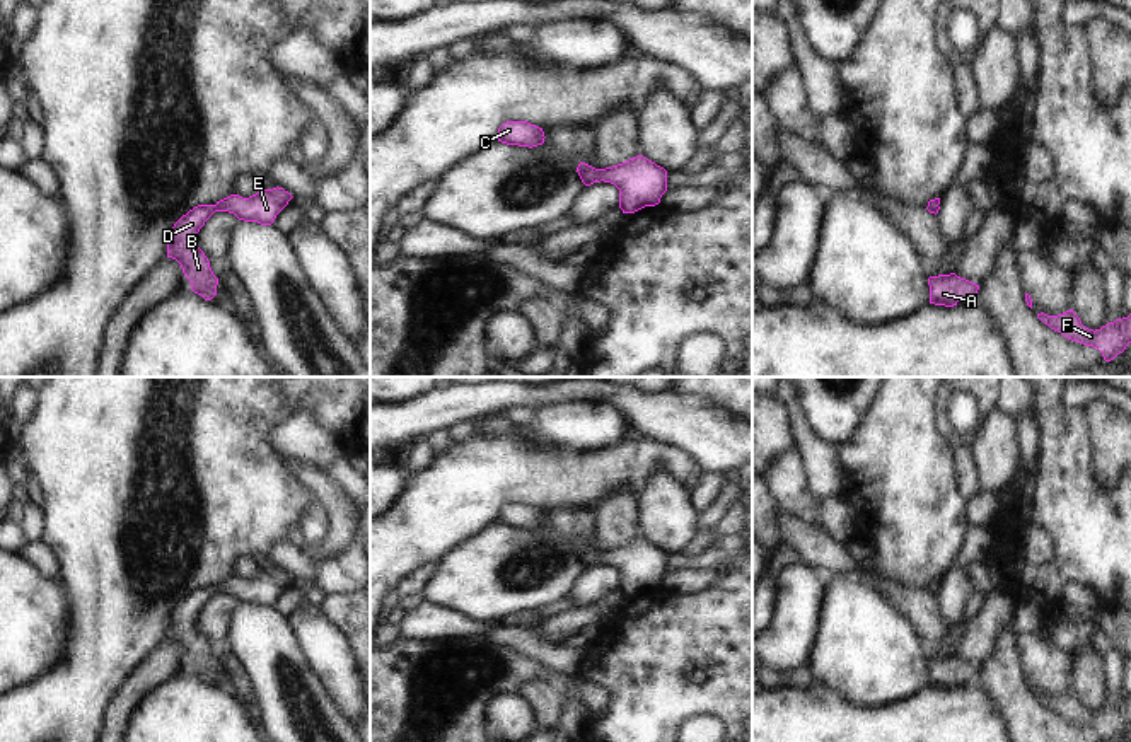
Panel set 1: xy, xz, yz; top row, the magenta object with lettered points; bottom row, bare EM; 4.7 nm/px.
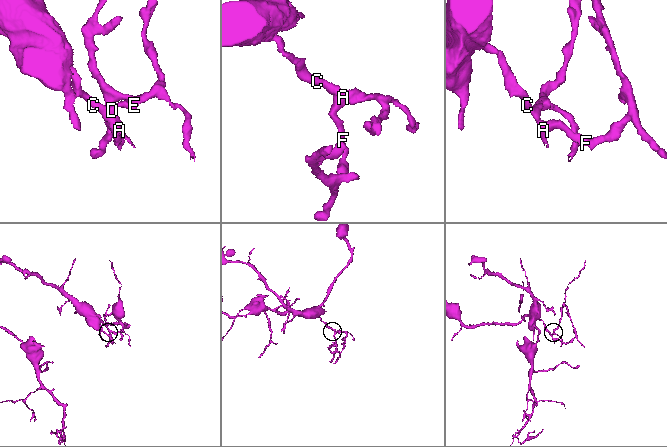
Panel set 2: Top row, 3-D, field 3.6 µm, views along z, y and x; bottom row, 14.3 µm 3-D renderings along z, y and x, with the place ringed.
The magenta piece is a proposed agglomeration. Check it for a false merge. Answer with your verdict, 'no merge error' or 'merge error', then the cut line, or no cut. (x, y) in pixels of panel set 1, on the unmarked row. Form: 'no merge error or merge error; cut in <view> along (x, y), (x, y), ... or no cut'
no merge error; no cut

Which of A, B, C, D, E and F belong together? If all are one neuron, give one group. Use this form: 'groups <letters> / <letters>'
groups A B C D E F

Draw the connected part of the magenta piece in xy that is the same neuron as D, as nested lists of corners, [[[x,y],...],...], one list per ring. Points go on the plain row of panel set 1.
[[[276,568],[273,571],[259,571],[249,580],[230,577],[215,587],[198,587],[174,606],[167,621],[167,640],[181,646],[194,675],[212,682],[217,677],[218,660],[213,657],[205,635],[196,628],[196,617],[205,604],[215,594],[229,594],[244,604],[271,607],[292,580],[288,573]]]

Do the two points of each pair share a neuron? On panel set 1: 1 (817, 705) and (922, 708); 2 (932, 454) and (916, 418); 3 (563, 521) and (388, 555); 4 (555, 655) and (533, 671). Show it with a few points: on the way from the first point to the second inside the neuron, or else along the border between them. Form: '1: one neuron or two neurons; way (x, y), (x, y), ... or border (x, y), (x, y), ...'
1: one neuron; way (843, 722), (896, 722)
2: one neuron; way (923, 446), (916, 439), (916, 427)
3: two neurons; border (497, 522), (459, 541), (435, 563)
4: two neurons; border (505, 647), (529, 655), (550, 669)

